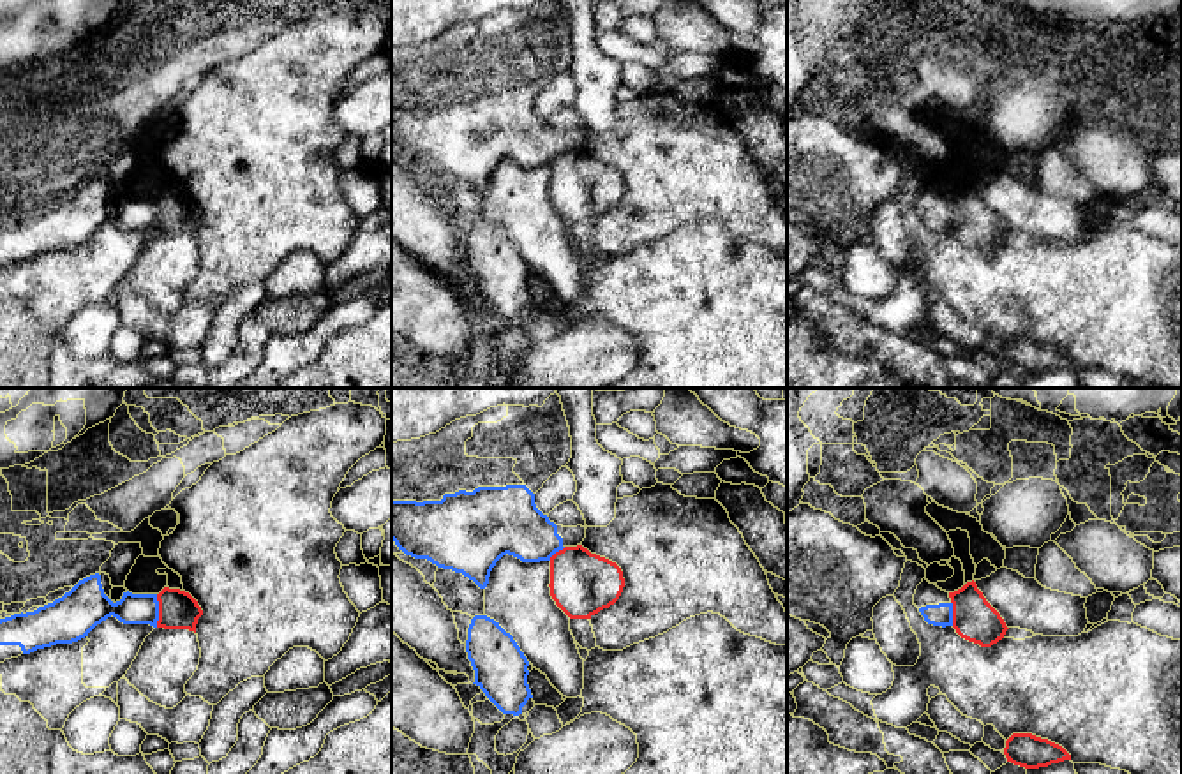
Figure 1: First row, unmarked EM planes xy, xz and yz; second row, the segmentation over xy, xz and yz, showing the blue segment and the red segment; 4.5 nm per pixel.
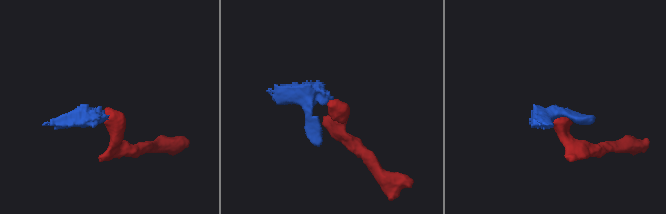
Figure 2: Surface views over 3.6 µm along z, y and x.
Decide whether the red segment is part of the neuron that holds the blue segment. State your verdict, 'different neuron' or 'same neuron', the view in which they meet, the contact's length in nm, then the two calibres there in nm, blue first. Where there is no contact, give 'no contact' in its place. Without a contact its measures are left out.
different neuron | xy | 150 nm | 140/180 nm

